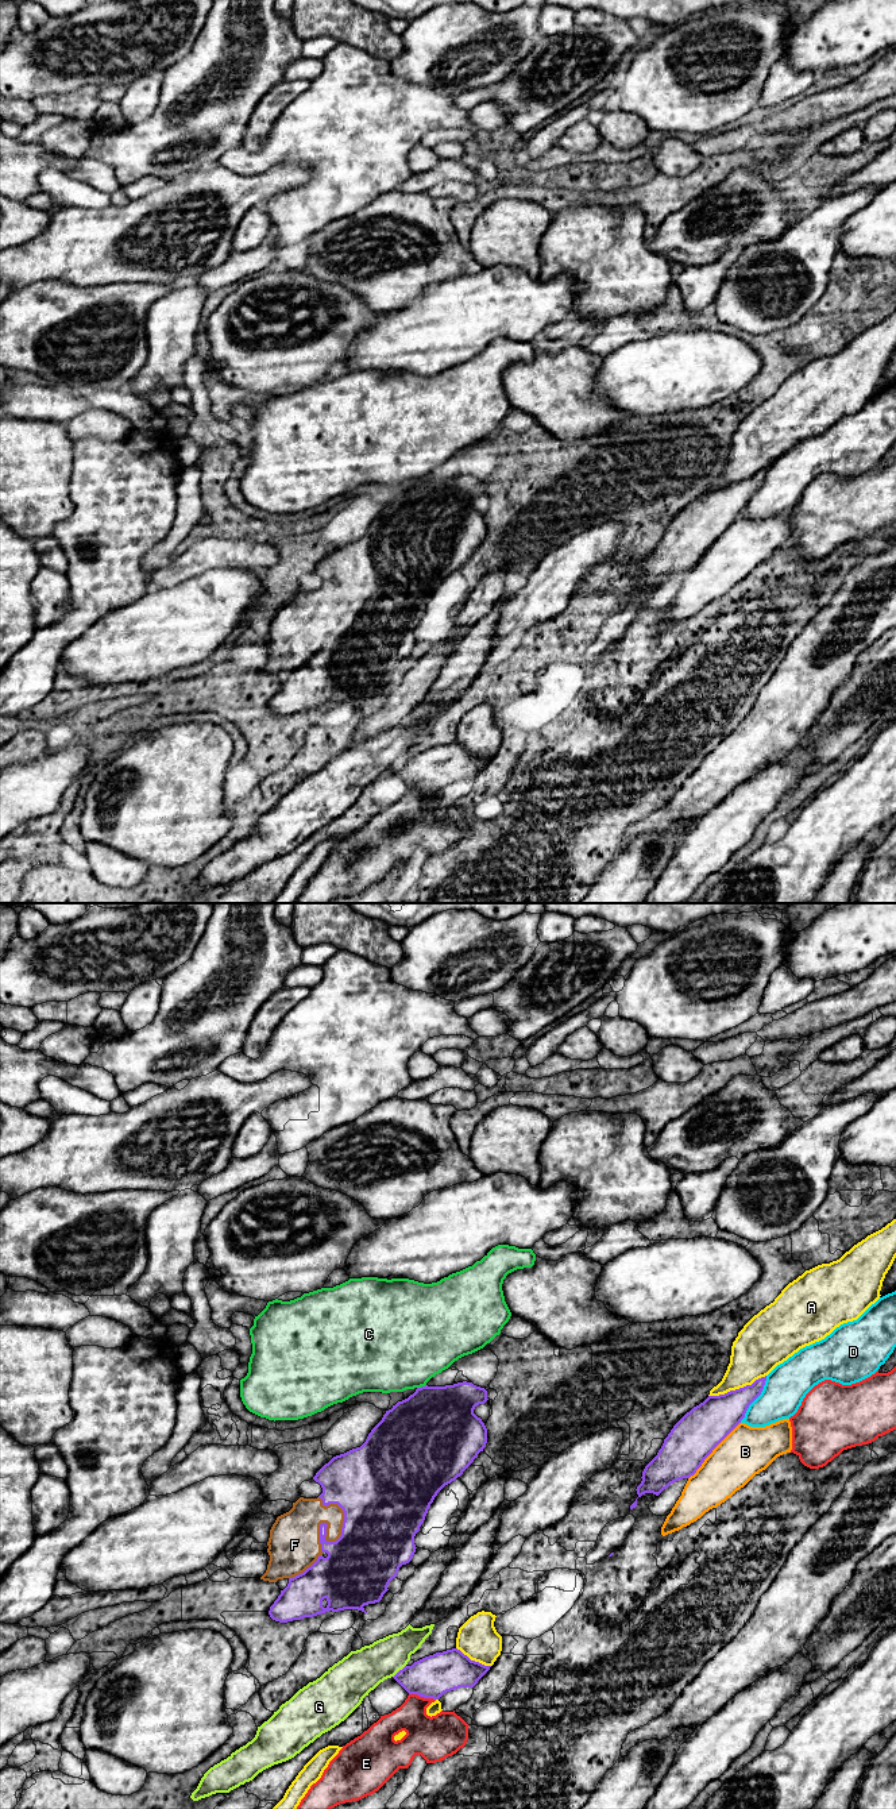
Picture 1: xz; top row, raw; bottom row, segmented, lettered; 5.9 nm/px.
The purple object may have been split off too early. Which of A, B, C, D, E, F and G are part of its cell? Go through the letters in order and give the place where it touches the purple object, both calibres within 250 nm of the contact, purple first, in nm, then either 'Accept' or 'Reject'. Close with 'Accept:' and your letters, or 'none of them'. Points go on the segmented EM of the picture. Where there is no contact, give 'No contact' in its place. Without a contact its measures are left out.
A: Touches purple at xz (737, 1389). Thickness 260 nm (purple) against 280 nm. Reject
B: Touches purple at xz (713, 1449). Thickness 280 nm (purple) against 300 nm. Reject
C: Touches purple at xz (421, 1387). Thickness 480 nm (purple) against 480 nm. Reject
D: Touches purple at xz (756, 1397). Thickness 240 nm (purple) against 260 nm. Reject
E: Touches purple at xz (423, 1696). Thickness 240 nm (purple) against 240 nm. Reject
F: Touches purple at xz (333, 1542). Thickness 420 nm (purple) against 300 nm. Accept
G: Touches purple at xz (398, 1671). Thickness 240 nm (purple) against 260 nm. Reject
Accept: F

